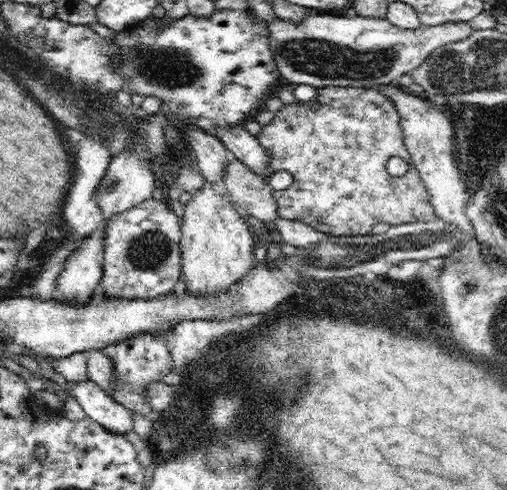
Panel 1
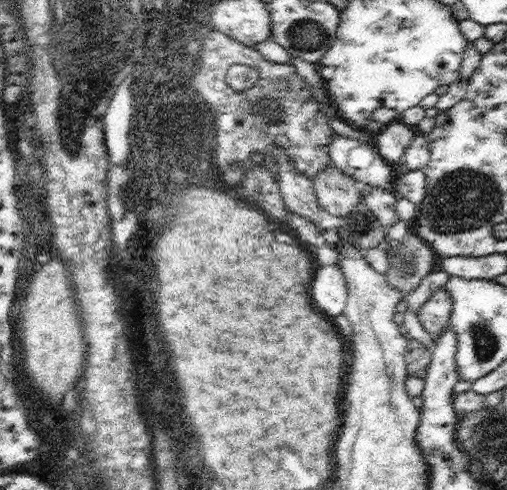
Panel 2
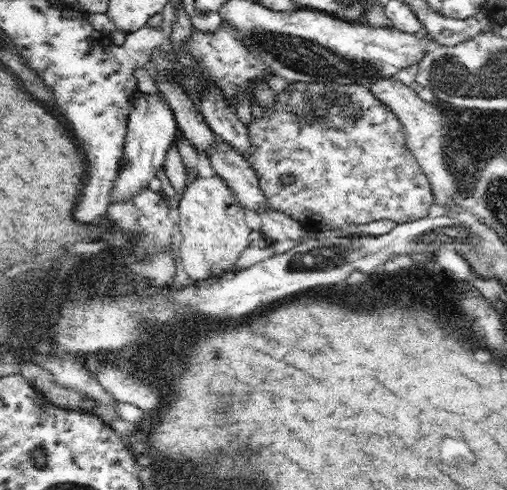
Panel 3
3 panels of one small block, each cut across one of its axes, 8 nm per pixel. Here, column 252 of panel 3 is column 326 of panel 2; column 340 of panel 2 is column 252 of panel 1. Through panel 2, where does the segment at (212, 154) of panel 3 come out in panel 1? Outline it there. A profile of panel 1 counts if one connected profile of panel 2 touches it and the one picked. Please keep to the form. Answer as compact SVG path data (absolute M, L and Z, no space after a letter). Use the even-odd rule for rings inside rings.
M228 160L222 176L226 190L244 216L254 216L270 224L280 216L272 186L240 160Z

